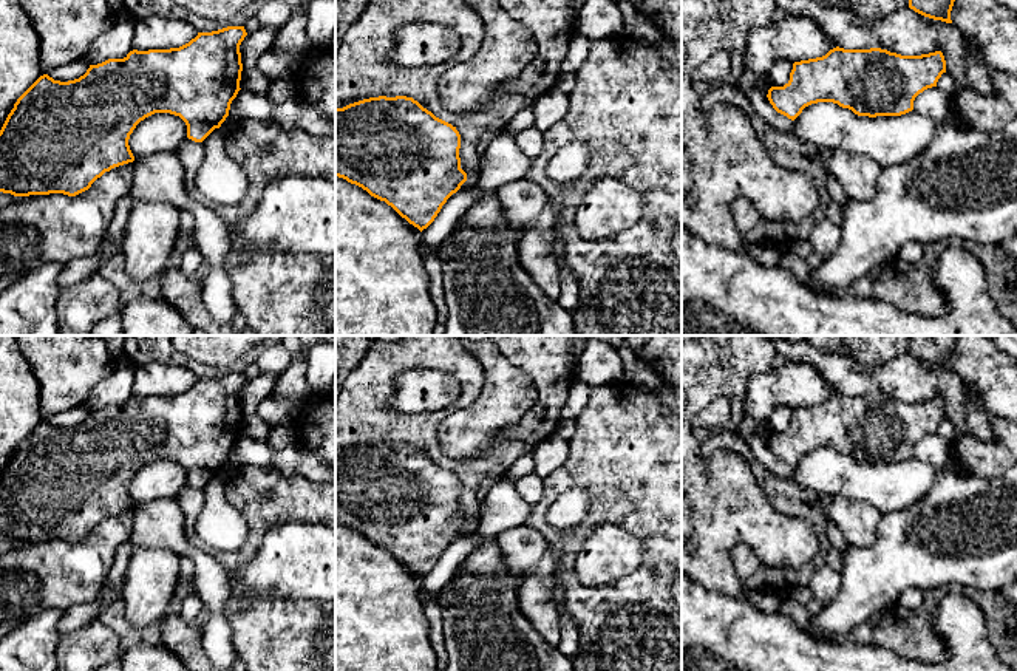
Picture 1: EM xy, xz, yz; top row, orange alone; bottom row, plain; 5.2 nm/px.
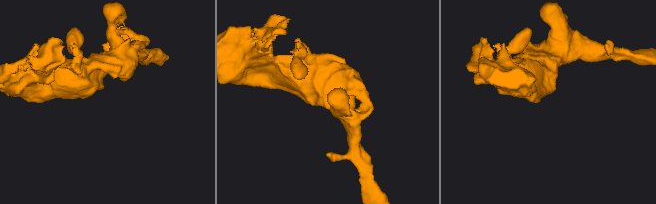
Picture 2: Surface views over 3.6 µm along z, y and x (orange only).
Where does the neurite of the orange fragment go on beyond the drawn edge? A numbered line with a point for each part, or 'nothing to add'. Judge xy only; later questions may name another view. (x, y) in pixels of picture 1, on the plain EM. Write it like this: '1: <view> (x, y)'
nothing to add

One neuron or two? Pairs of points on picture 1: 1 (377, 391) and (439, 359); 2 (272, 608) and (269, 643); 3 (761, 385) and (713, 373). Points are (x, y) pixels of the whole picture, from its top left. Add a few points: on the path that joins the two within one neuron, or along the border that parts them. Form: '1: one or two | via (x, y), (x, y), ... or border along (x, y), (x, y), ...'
1: one | via (388, 374), (404, 359), (422, 359)
2: one | via (272, 617), (272, 634)
3: two | border along (773, 367), (750, 379), (741, 418)

